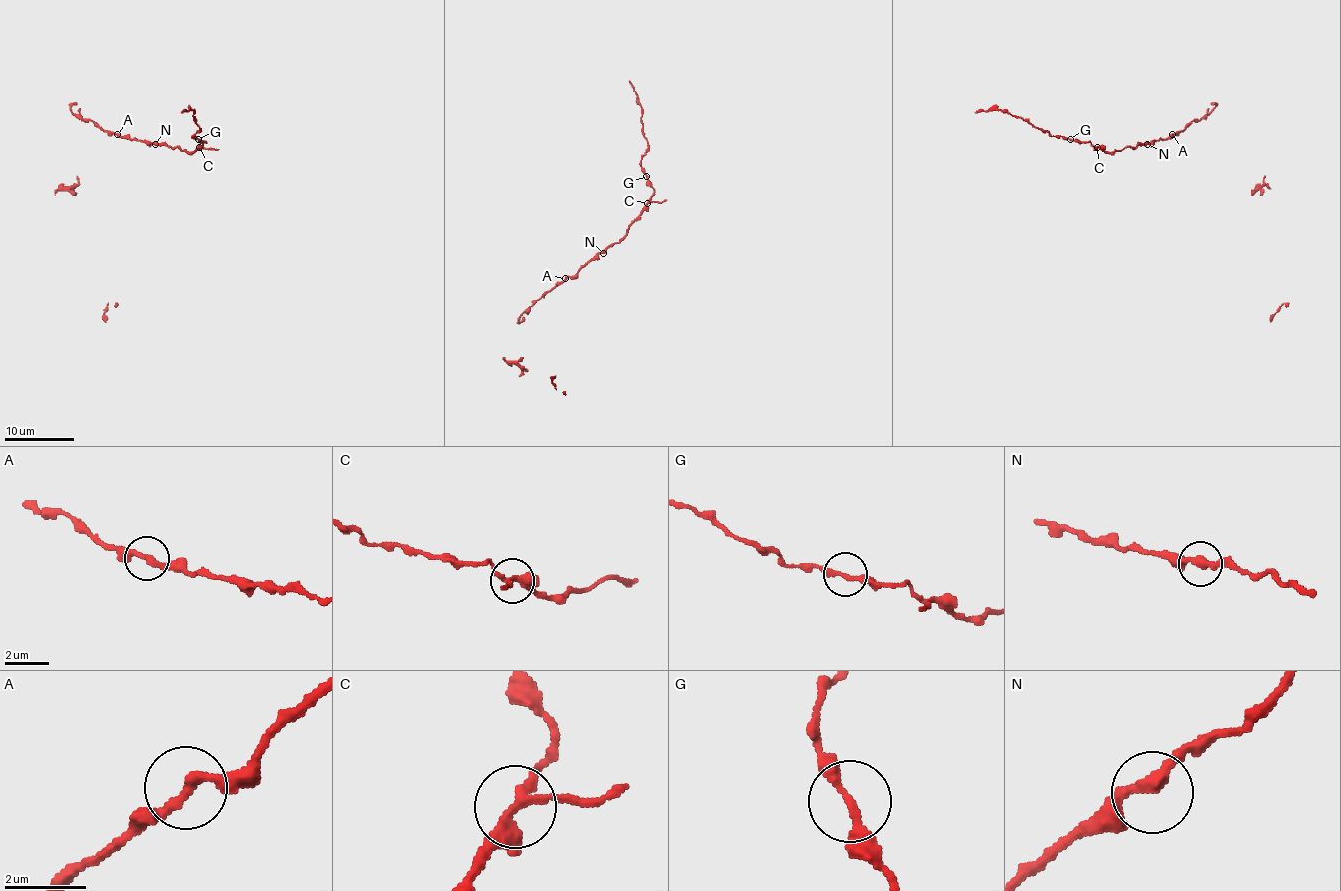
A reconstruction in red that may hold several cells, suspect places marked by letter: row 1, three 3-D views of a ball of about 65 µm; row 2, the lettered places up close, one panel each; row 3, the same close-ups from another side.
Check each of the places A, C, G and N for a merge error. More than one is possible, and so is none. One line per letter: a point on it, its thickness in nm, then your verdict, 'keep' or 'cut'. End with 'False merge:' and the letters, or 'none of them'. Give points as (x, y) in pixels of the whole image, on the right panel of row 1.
A: (1172, 134) | 240 nm | keep
C: (1097, 147) | 280 nm | keep
G: (1070, 139) | 240 nm | keep
N: (1147, 144) | 300 nm | keep
False merge: none of them

